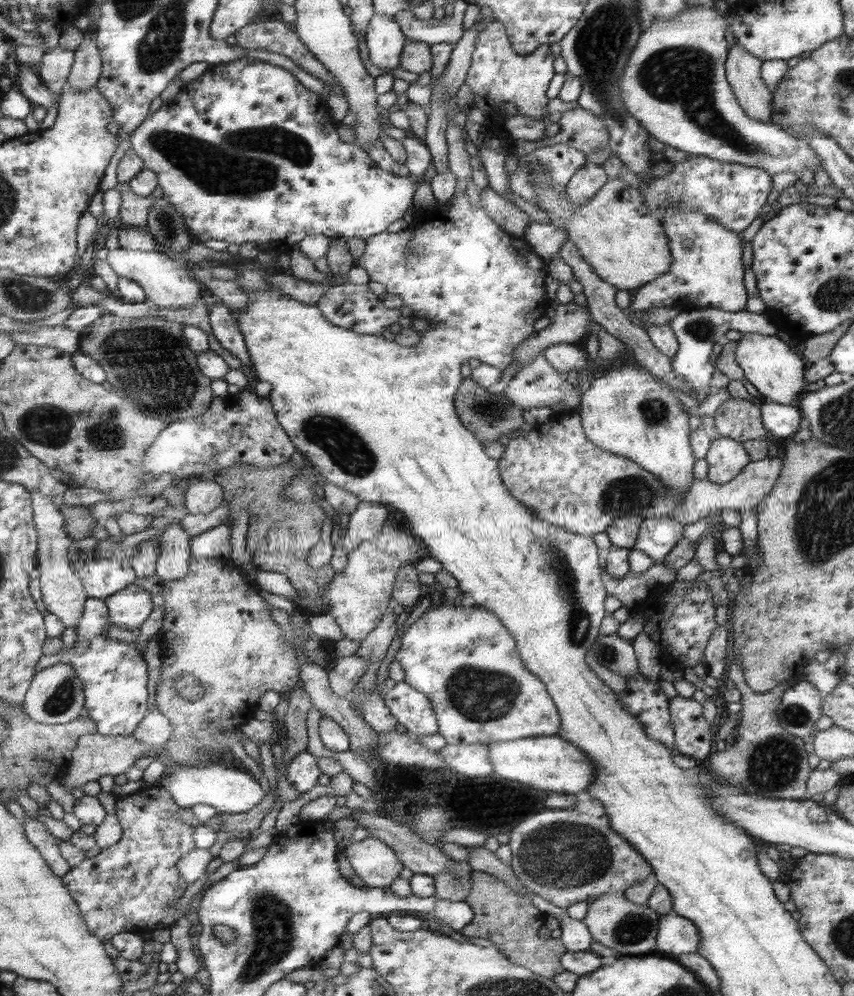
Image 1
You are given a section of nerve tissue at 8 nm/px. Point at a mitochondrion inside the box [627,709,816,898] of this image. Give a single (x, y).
(774, 764)

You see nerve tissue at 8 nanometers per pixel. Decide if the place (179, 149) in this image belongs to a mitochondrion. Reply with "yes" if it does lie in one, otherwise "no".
yes

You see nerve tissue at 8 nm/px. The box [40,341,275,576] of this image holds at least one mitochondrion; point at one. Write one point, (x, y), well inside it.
(106, 434)

